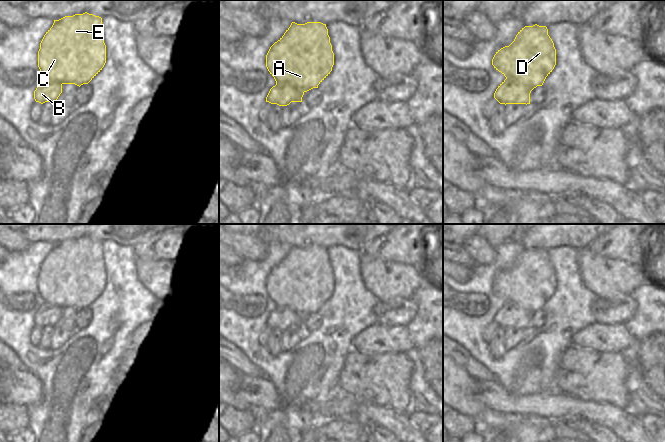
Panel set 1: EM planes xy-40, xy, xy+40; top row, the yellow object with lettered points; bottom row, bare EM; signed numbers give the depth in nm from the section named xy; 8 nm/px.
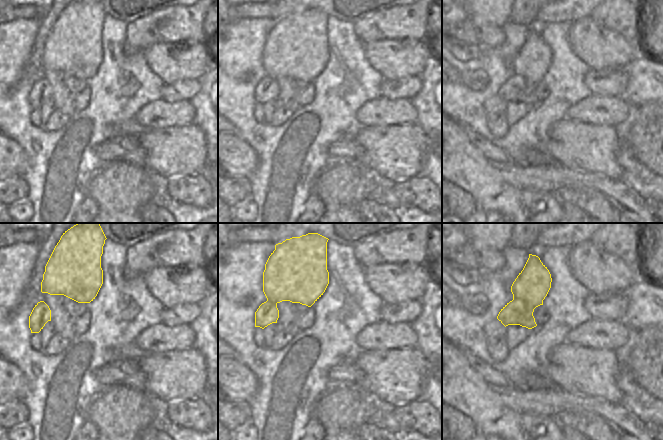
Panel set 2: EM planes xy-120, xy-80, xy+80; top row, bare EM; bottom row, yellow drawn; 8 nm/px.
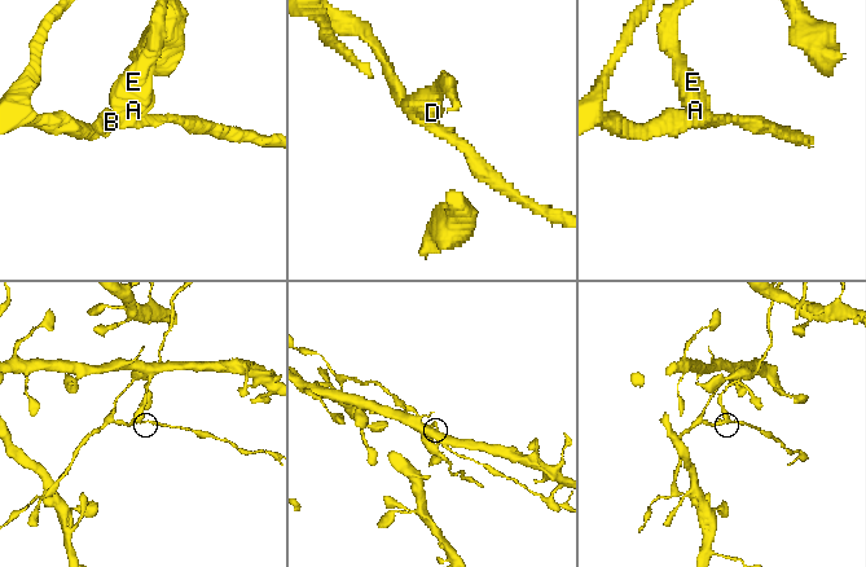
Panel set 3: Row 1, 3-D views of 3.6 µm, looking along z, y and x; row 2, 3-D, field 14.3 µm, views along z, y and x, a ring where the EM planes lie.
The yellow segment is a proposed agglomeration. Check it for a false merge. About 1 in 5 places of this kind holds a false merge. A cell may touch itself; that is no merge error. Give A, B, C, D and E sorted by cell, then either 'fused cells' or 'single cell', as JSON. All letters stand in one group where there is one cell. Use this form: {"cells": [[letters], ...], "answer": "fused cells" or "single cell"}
{"cells": [["A", "B", "C", "D", "E"]], "answer": "single cell"}

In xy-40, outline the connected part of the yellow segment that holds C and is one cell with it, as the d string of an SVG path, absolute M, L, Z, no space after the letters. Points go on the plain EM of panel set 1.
M85 236L54 244L38 275L44 303L34 315L35 325L56 326L63 308L88 308L105 287L101 241Z

